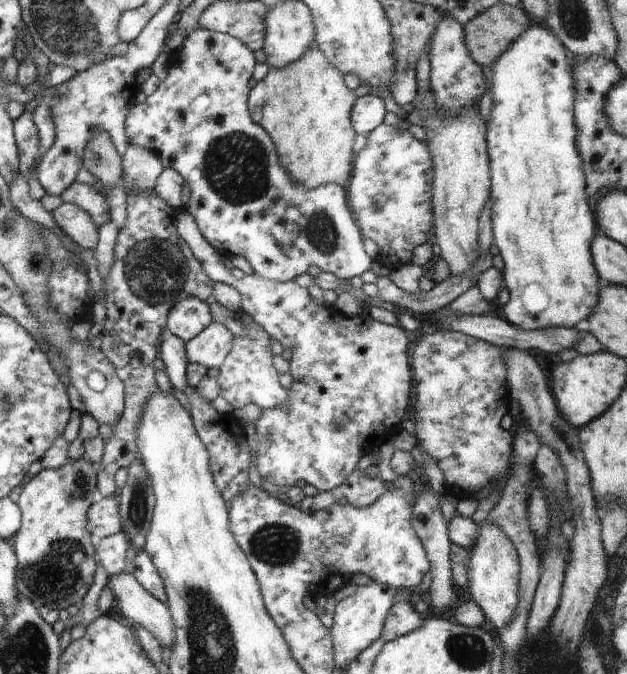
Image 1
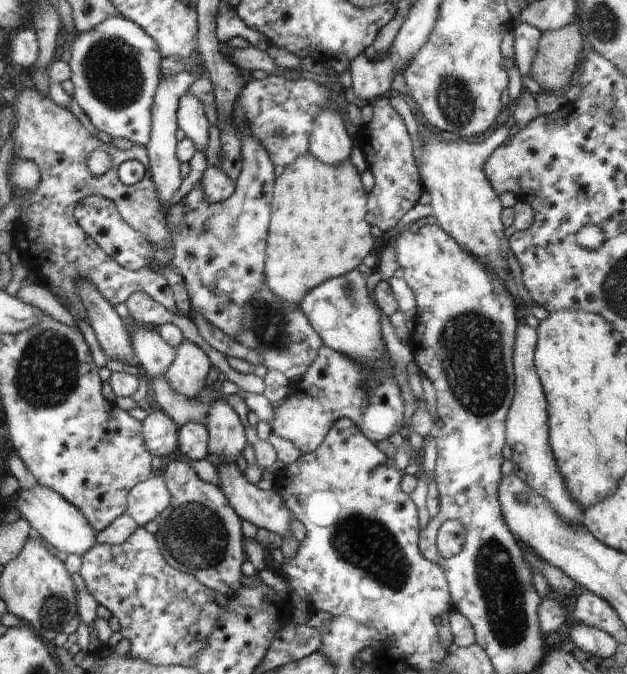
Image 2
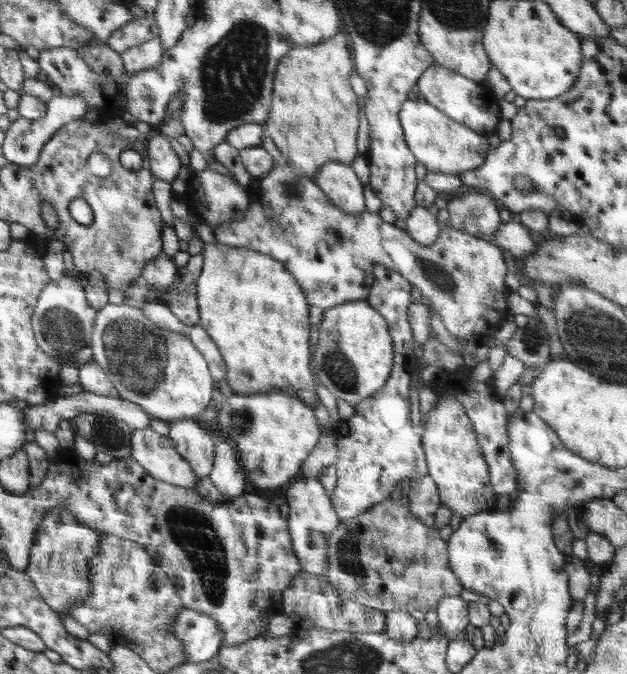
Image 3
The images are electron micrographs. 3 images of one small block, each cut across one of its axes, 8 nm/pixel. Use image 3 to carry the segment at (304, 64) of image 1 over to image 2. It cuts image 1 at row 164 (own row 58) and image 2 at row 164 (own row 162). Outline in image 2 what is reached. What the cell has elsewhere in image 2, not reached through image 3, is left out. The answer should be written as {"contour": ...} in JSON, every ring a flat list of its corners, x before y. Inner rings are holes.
{"contour":[[307,151,284,167,274,182,265,239,264,273,268,288,280,294,282,300,300,305,308,290,357,269,374,248,366,219,367,196,350,159,330,166]]}

